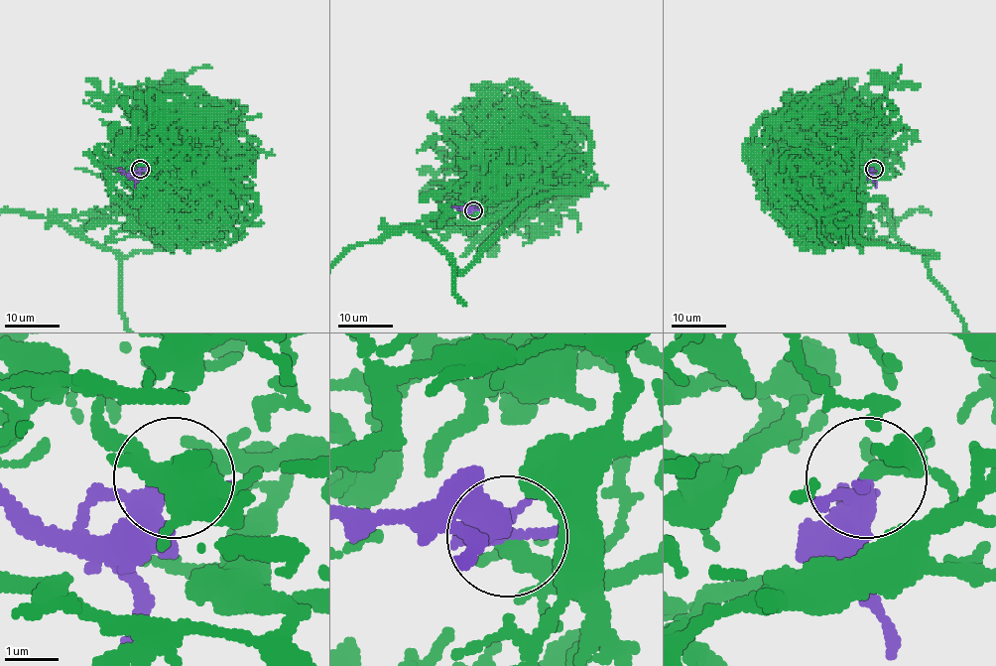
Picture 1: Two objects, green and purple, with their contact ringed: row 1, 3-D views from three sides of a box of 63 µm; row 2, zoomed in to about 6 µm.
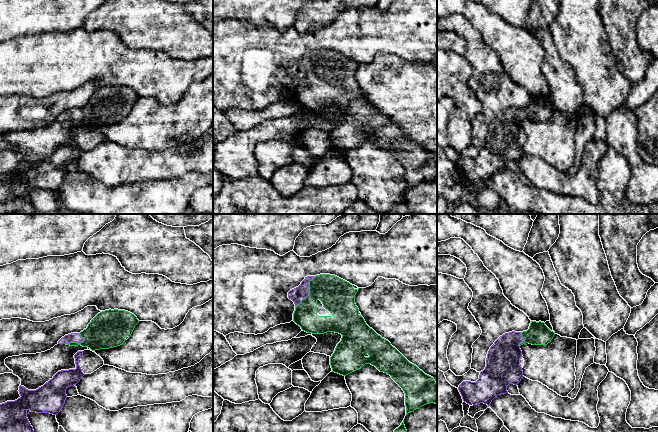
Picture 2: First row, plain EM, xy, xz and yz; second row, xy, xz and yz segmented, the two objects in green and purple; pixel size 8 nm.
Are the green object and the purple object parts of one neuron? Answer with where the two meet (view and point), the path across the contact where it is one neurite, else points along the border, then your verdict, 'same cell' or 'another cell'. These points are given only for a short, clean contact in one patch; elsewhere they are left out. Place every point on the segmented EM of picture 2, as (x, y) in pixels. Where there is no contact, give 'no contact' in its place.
meets green in xz at (309, 292); same cell

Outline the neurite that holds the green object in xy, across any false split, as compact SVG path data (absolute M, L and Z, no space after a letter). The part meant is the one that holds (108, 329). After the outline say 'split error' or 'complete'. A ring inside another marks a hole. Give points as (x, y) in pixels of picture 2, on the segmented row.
M105 310L98 313L80 333L62 337L58 344L81 345L92 351L109 349L122 345L139 323L137 317L125 310Z | split error

